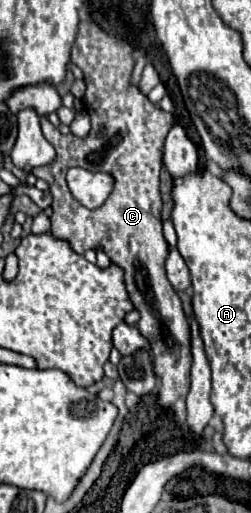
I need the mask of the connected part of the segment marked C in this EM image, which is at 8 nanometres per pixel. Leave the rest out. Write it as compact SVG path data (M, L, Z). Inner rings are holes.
M81 20L79 34L71 50L71 62L77 64L85 76L87 90L83 100L87 98L85 108L91 116L91 132L85 138L47 136L57 152L57 158L43 168L33 168L31 174L43 178L53 194L53 236L69 240L71 248L79 254L87 248L101 248L113 264L123 268L129 300L141 314L137 328L151 344L155 374L161 378L159 404L169 408L177 424L183 424L185 398L191 384L191 334L181 300L165 274L169 246L161 232L159 196L163 140L171 128L173 116L161 112L159 106L149 102L149 98L139 92L139 86L131 82L135 58L127 36L109 34L95 22ZM73 166L91 172L103 170L113 176L115 186L101 208L89 210L73 198L65 182L65 174Z

